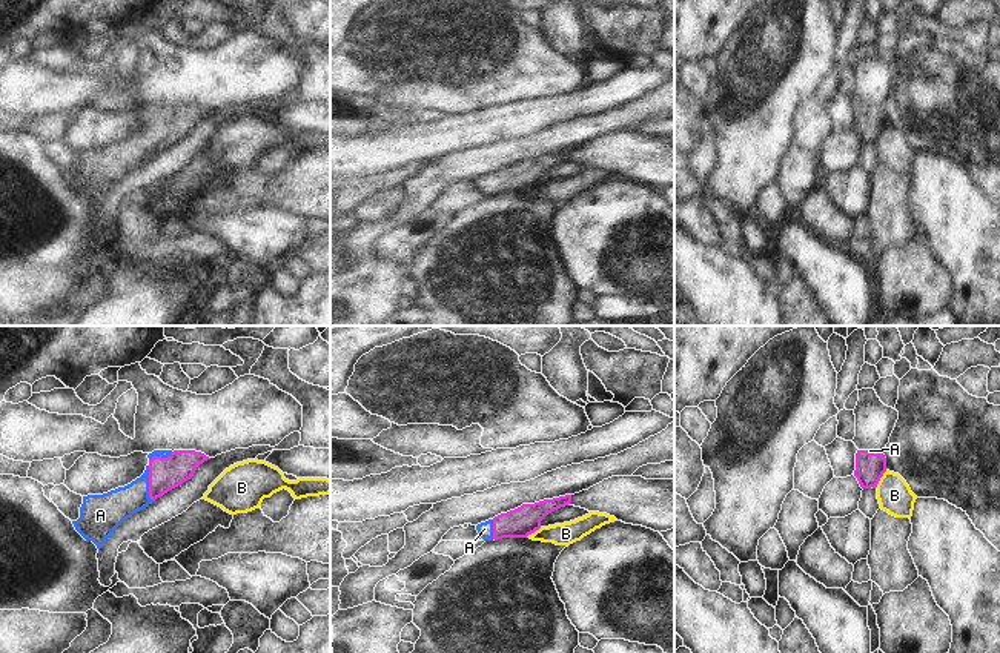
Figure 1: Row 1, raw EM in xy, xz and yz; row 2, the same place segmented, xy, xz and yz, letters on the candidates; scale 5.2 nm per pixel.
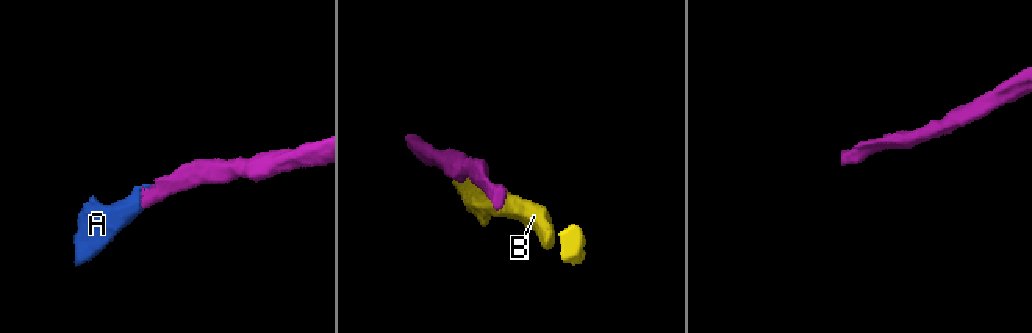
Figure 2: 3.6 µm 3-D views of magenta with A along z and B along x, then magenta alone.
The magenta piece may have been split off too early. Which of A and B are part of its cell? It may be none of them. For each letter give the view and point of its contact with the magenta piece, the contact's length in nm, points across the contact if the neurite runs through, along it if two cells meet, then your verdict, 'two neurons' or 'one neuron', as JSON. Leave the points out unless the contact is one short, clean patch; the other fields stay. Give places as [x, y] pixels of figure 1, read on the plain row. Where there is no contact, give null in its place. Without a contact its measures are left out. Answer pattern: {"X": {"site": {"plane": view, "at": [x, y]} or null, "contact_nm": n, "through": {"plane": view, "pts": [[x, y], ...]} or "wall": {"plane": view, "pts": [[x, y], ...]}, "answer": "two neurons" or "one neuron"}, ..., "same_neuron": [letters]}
{"A": {"site": {"plane": "xy", "at": [149, 140]}, "contact_nm": 190, "through": {"plane": "xy", "pts": [[165, 129], [149, 140], [135, 152], [111, 165]]}, "answer": "one neuron"}, "B": {"site": {"plane": "yz", "at": [879, 135]}, "contact_nm": 120, "wall": {"plane": "yz", "pts": [[887, 126], [874, 143]]}, "answer": "two neurons"}, "same_neuron": ["A"]}

